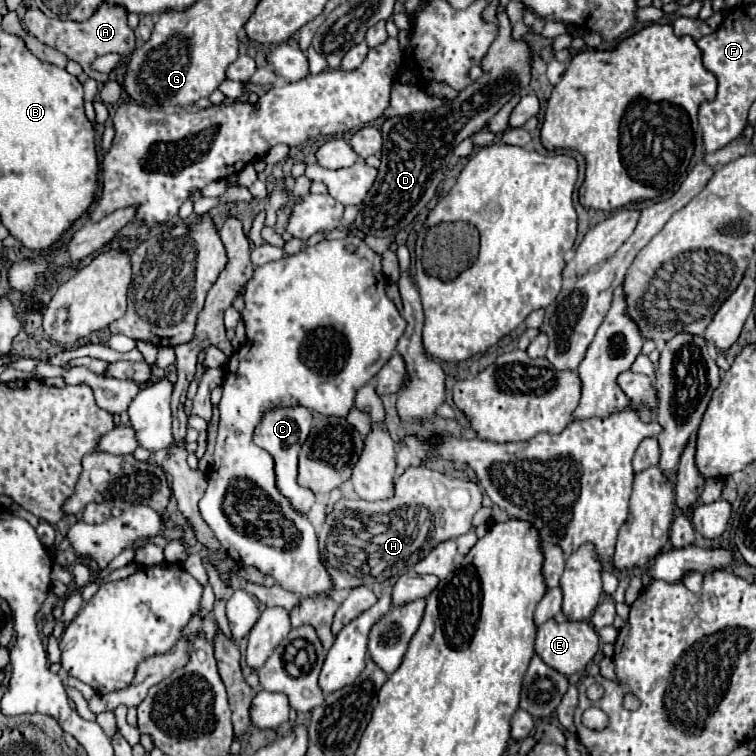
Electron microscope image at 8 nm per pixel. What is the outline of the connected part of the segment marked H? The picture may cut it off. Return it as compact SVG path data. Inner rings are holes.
M426 466L408 468L402 476L394 480L394 496L386 500L360 500L360 498L340 498L332 512L326 516L320 532L318 532L318 544L320 544L320 558L330 572L334 586L340 590L348 590L352 586L360 584L374 584L388 580L390 576L398 576L408 570L408 566L416 564L436 542L444 542L448 538L458 538L466 534L472 528L472 516L482 506L482 486L474 480L462 480L452 478L442 472L436 472Z

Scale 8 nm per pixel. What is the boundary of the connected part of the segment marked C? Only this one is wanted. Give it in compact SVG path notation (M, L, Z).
M276 406L270 408L268 412L264 412L260 424L254 430L254 442L268 450L274 456L274 470L276 470L276 480L280 486L280 492L292 502L292 506L296 506L296 510L308 514L308 510L314 504L314 494L308 488L302 488L296 482L296 466L298 466L298 452L306 440L306 436L310 434L312 428L312 414L308 408L304 406Z

